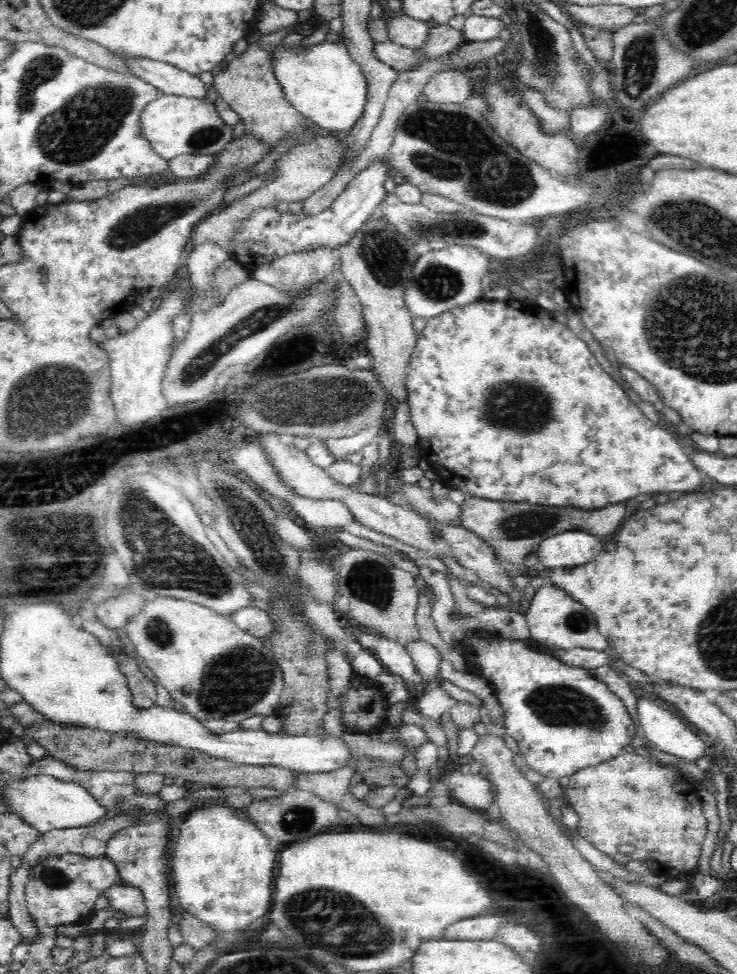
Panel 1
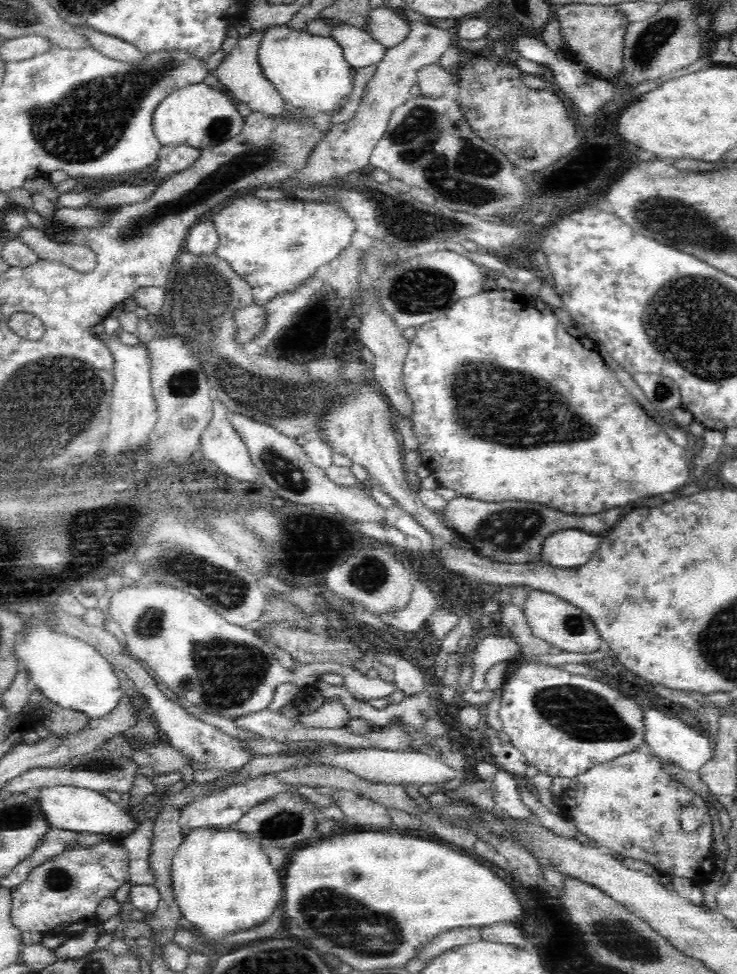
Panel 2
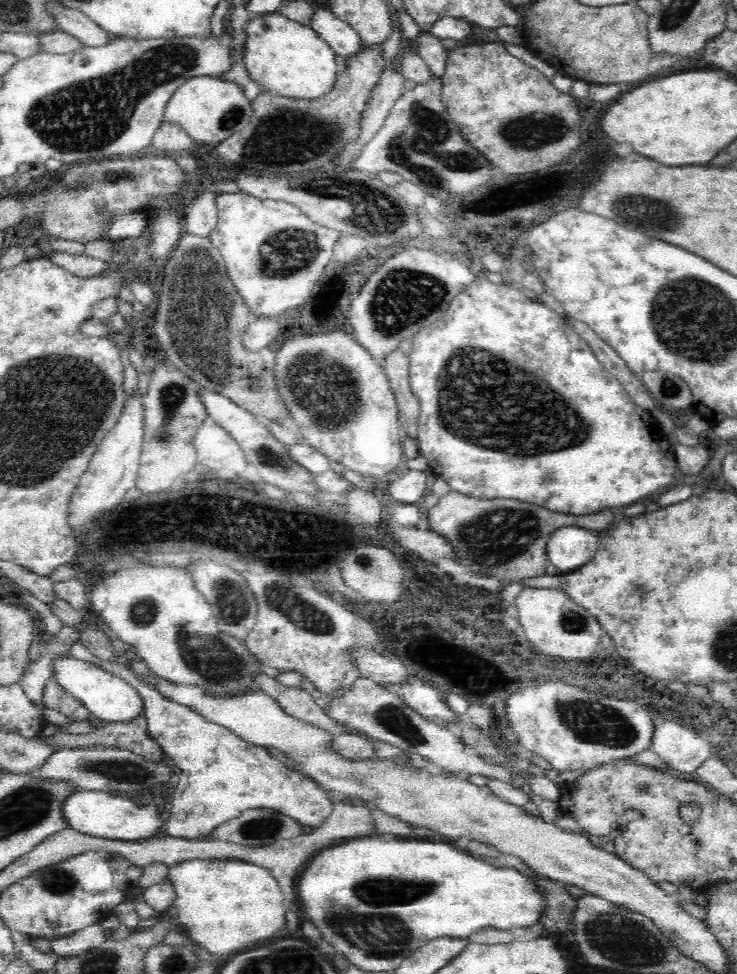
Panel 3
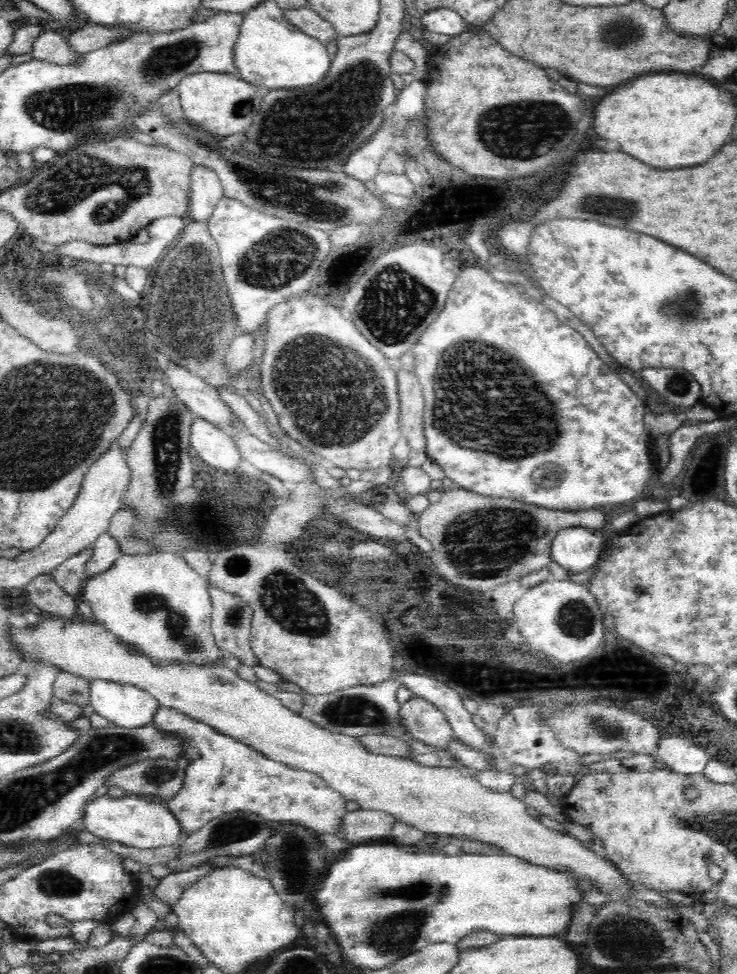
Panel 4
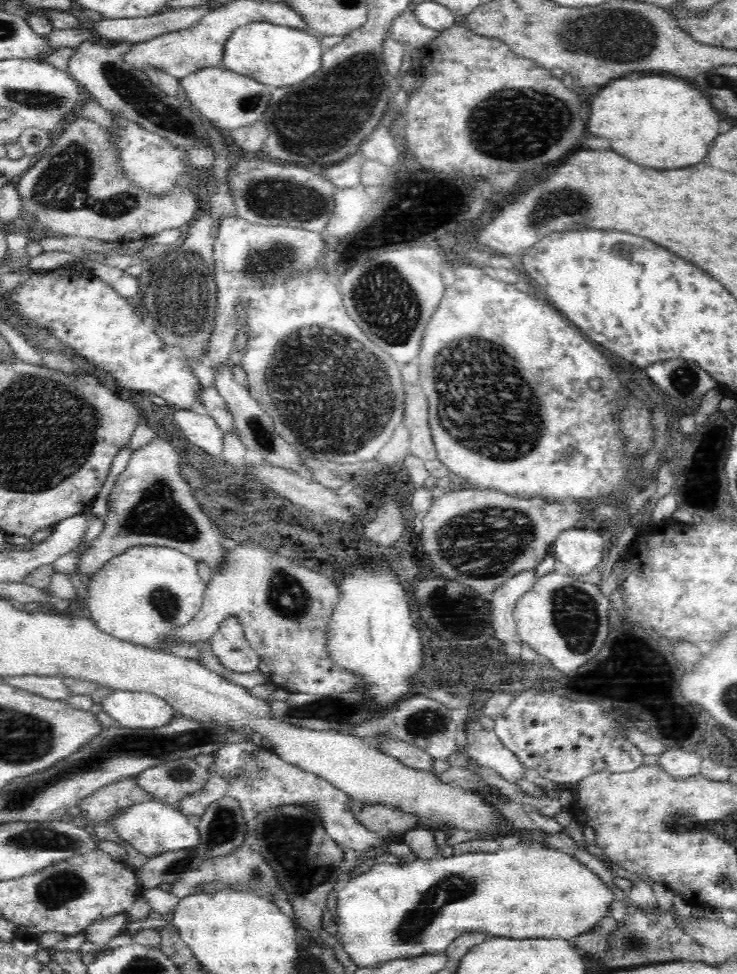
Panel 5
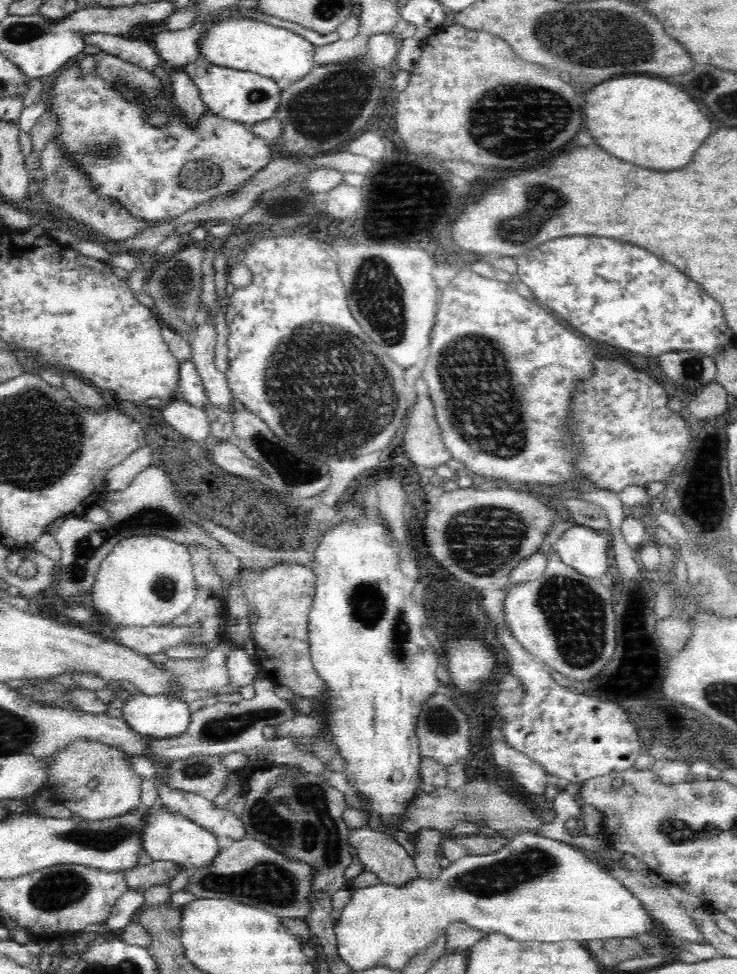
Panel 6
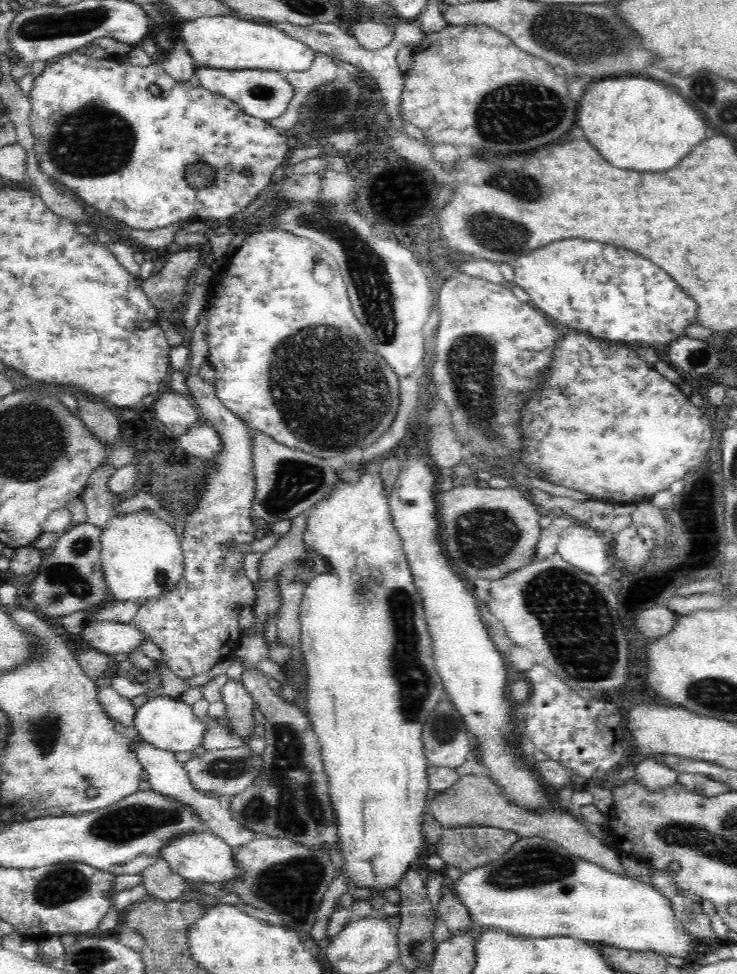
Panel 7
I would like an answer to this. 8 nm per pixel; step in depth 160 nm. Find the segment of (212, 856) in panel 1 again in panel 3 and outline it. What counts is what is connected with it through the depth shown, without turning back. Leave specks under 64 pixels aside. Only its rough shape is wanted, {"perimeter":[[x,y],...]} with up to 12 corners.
{"perimeter":[[242,859],[169,867],[178,926],[214,958],[286,930],[282,889]]}

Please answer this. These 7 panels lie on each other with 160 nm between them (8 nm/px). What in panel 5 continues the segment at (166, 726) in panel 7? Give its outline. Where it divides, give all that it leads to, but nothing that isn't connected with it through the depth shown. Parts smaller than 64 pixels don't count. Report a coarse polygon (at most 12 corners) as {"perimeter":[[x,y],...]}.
{"perimeter":[[114,689],[101,710],[126,728],[163,727],[173,706],[149,692]]}

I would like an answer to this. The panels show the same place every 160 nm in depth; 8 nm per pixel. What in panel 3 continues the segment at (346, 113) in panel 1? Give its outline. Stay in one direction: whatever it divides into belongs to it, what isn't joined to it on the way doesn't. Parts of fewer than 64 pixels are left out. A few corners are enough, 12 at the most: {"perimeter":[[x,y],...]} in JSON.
{"perimeter":[[255,16],[244,64],[261,93],[314,100],[339,76],[310,26]]}

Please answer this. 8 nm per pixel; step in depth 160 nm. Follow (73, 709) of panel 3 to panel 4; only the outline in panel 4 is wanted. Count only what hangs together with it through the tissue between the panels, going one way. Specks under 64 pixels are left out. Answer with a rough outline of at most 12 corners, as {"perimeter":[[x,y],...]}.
{"perimeter":[[60,672],[53,696],[85,707],[91,702],[90,681]]}

